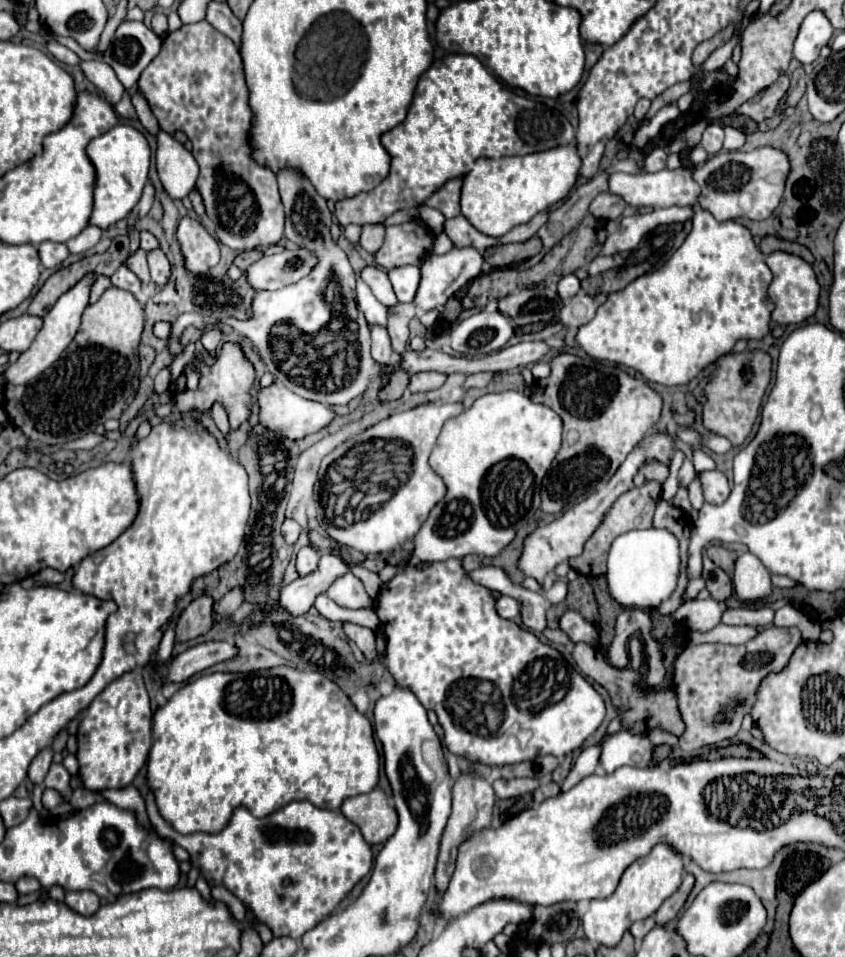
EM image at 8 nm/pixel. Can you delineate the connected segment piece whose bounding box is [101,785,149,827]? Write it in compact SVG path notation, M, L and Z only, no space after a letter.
M125 785L125 787L119 787L119 789L103 789L101 795L109 803L113 803L113 805L117 805L121 809L135 811L139 821L149 827L147 813L145 813L145 801L143 801L143 797L141 797L141 793L139 793L139 789L135 785Z

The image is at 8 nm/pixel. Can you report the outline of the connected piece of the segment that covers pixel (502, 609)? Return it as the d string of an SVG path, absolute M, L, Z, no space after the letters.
M503 595L503 597L497 599L497 613L503 619L513 619L513 617L519 615L519 611L521 611L521 603L517 599L507 597L507 595Z

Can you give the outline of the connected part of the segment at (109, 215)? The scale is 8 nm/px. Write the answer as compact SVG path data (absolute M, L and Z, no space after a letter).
M115 125L107 133L95 137L87 145L87 157L95 167L93 213L89 225L107 229L109 225L125 219L137 205L149 173L149 145L147 139L129 125Z

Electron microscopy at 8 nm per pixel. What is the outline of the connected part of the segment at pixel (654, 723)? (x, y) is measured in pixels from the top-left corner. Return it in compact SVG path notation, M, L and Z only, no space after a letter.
M639 637L631 639L631 665L627 669L617 669L613 667L601 653L597 653L597 649L577 643L573 647L573 659L577 661L577 667L581 669L583 675L587 675L589 679L597 681L599 685L603 685L611 697L611 703L615 707L625 707L619 709L619 717L621 717L621 725L623 729L629 729L629 733L639 735L639 733L647 733L649 729L663 729L671 735L681 737L681 733L685 731L685 723L681 723L679 711L677 711L677 701L675 701L675 693L671 689L667 691L651 691L651 689L643 689L639 685L639 669L643 665L643 645L639 641Z

